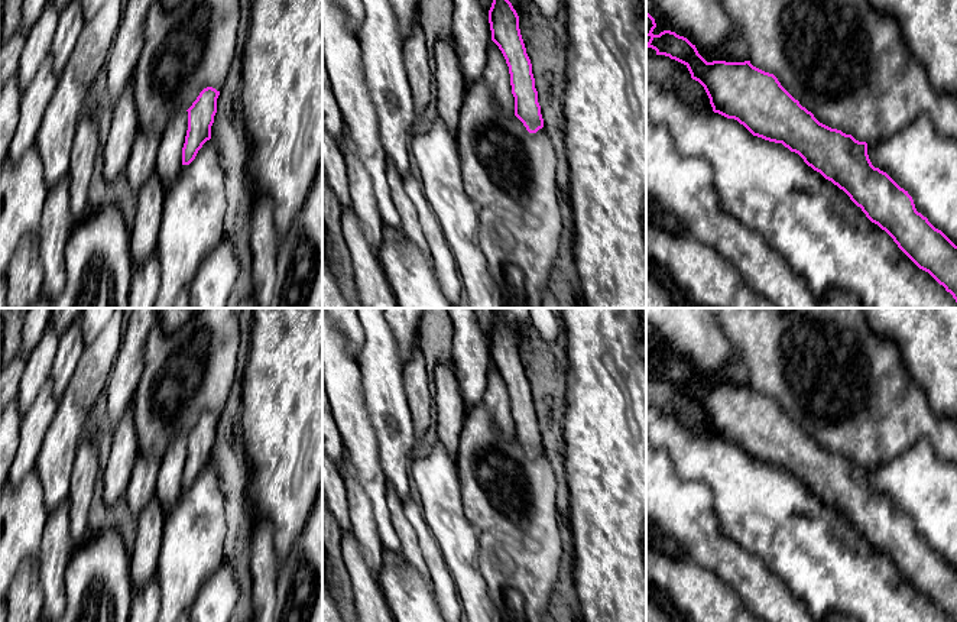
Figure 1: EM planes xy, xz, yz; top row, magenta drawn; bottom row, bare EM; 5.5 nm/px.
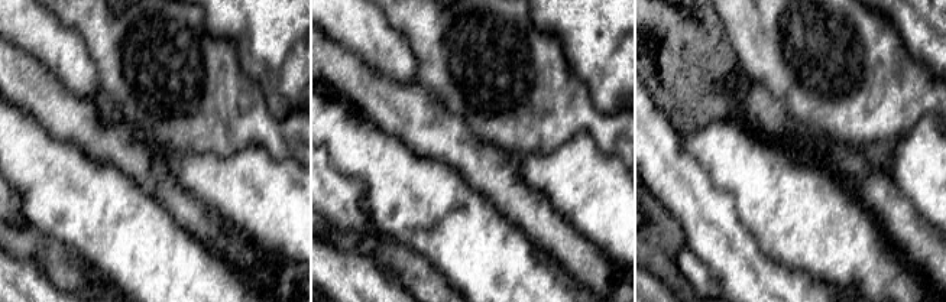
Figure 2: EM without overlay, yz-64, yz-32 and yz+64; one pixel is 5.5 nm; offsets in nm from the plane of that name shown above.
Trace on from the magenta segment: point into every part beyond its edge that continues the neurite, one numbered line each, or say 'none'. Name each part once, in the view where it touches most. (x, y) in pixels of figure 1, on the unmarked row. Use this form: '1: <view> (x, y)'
none

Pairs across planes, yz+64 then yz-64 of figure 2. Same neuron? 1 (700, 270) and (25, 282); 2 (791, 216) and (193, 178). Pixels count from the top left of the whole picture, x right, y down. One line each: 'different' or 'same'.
1: same
2: different

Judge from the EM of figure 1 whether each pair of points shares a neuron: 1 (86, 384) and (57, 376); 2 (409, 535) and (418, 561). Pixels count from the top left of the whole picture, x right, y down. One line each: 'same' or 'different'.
1: different
2: same

